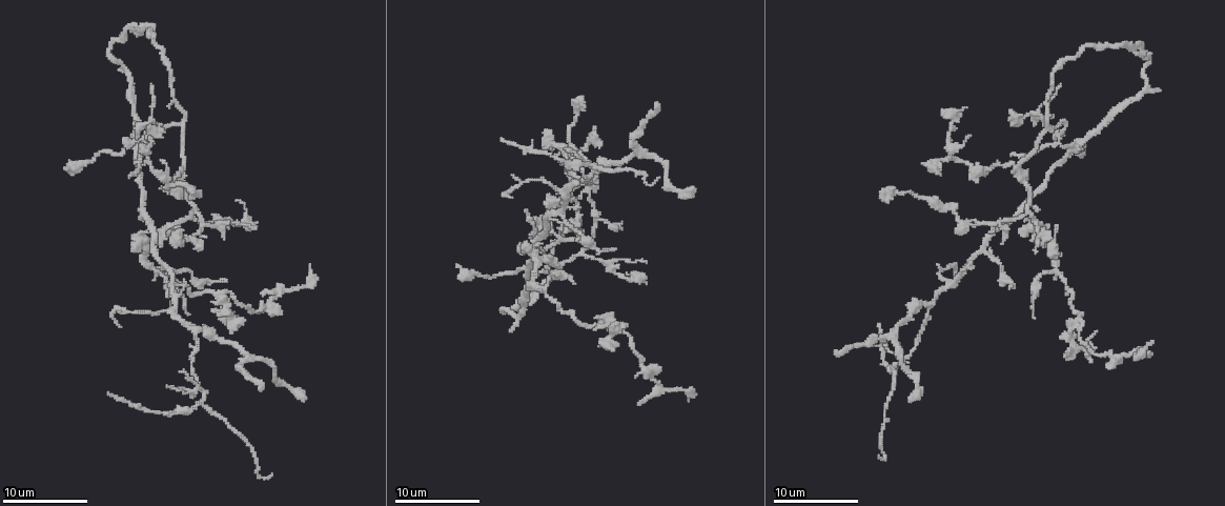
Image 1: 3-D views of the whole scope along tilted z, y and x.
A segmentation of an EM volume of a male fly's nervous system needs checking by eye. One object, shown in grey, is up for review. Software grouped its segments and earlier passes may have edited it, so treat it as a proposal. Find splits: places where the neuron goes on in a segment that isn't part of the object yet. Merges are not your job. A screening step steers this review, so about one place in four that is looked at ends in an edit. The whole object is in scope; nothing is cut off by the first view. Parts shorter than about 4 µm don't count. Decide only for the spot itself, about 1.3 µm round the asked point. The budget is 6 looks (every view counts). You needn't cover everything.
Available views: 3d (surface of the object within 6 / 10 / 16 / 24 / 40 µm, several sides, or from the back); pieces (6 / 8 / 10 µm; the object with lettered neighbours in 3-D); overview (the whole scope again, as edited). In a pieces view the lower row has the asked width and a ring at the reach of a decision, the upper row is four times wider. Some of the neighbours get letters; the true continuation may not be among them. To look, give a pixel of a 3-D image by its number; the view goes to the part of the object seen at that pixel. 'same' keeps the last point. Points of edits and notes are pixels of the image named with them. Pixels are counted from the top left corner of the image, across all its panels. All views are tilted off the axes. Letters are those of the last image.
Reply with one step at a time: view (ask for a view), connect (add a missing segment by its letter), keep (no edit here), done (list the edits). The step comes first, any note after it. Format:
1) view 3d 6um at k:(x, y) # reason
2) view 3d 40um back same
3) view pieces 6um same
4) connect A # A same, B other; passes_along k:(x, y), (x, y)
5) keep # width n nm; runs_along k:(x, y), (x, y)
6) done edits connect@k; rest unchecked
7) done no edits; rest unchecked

view pieces 10um at 1:(163, 129) # branch stops here

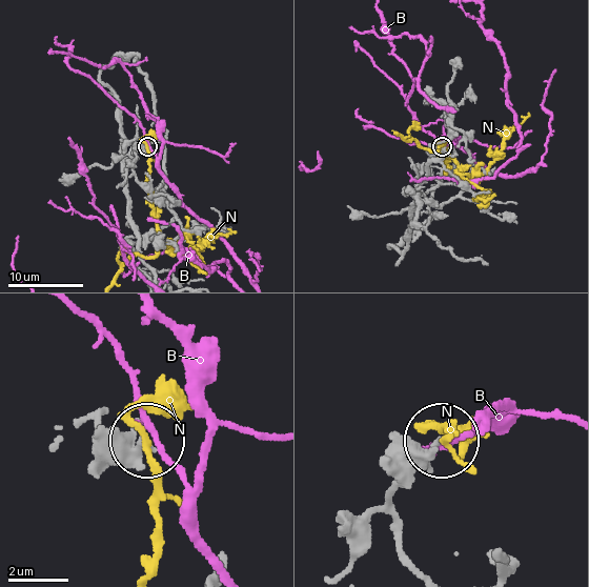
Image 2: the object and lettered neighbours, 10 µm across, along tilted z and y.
keep # B other, N other; none of them fits

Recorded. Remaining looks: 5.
view pieces 8um at 1:(1013, 153) # thin end

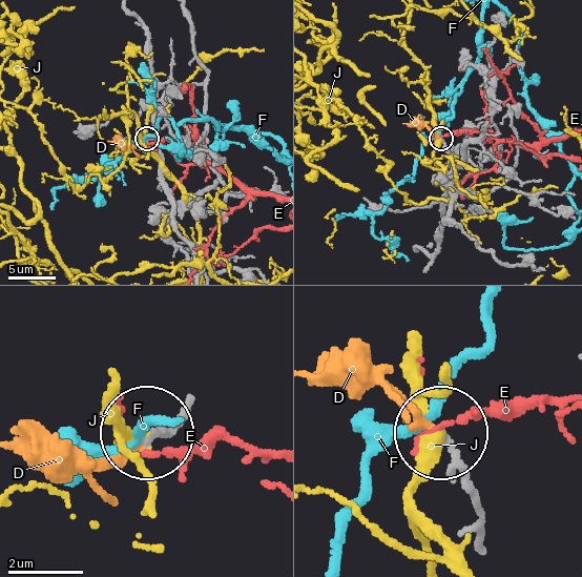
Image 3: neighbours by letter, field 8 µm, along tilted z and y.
connect D # D same, E other, F other, J other; passes_along 3:(476, 515), (458, 453), (439, 429), (371, 380), (314, 378); the neuron continues

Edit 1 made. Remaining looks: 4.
view overview

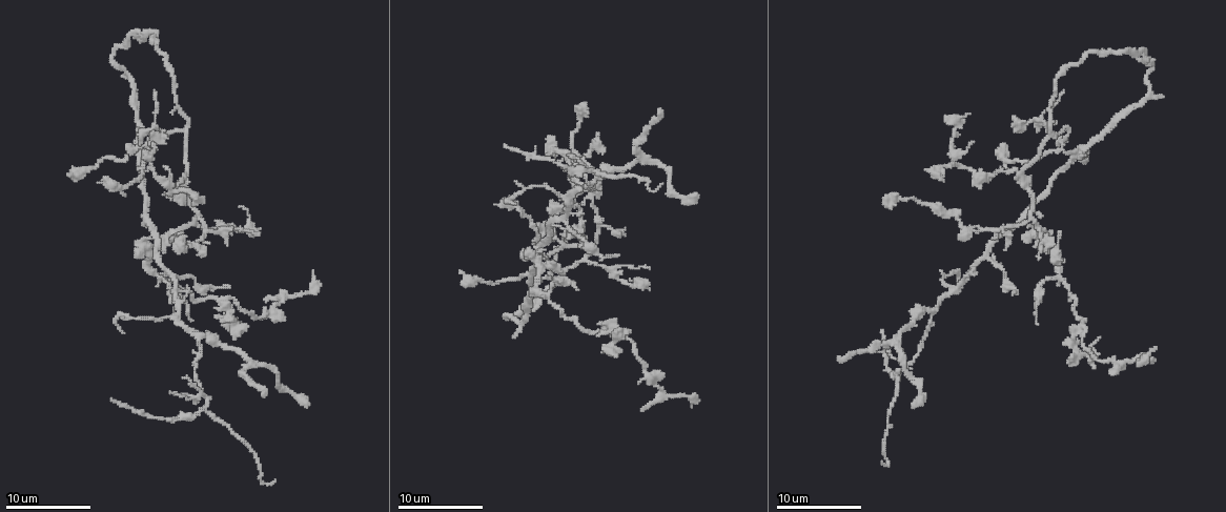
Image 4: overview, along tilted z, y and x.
view pieces 8um at 4:(164, 168) # free end

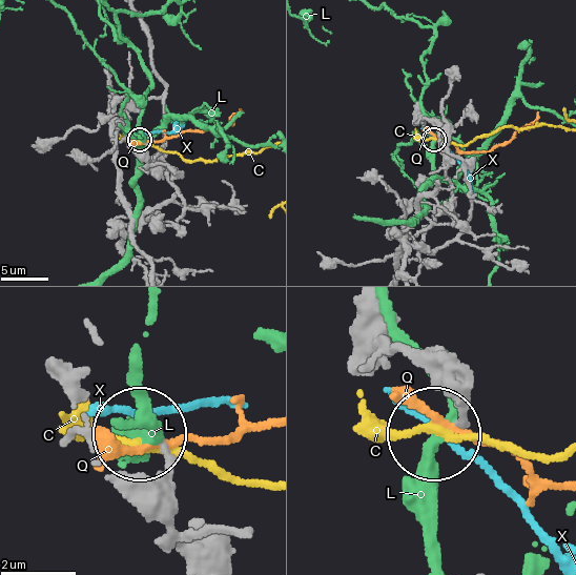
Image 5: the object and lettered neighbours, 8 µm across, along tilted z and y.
keep # width 140 nm; C other, L other, Q other, X other; no lettered segment goes on from it

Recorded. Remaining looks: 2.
done edits connect@3; rest unchecked

